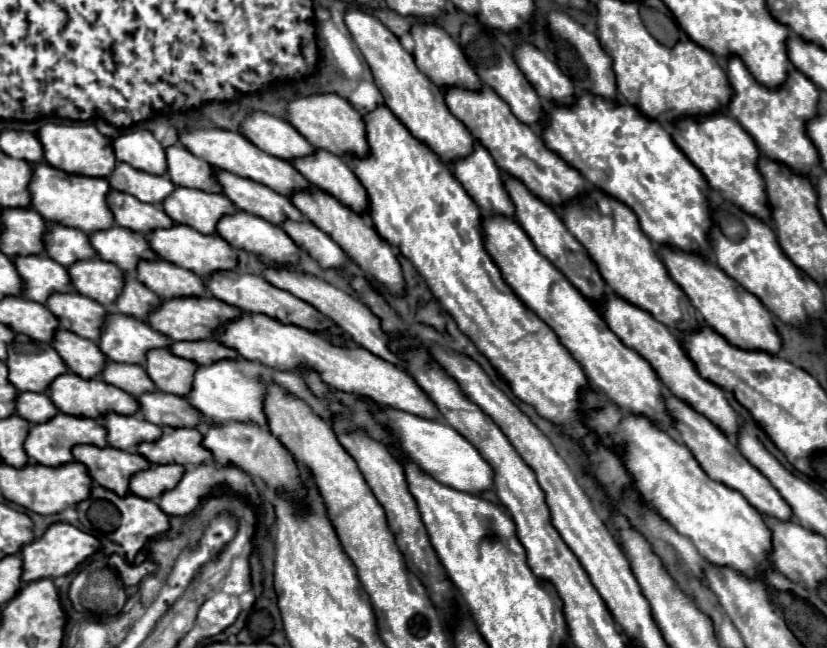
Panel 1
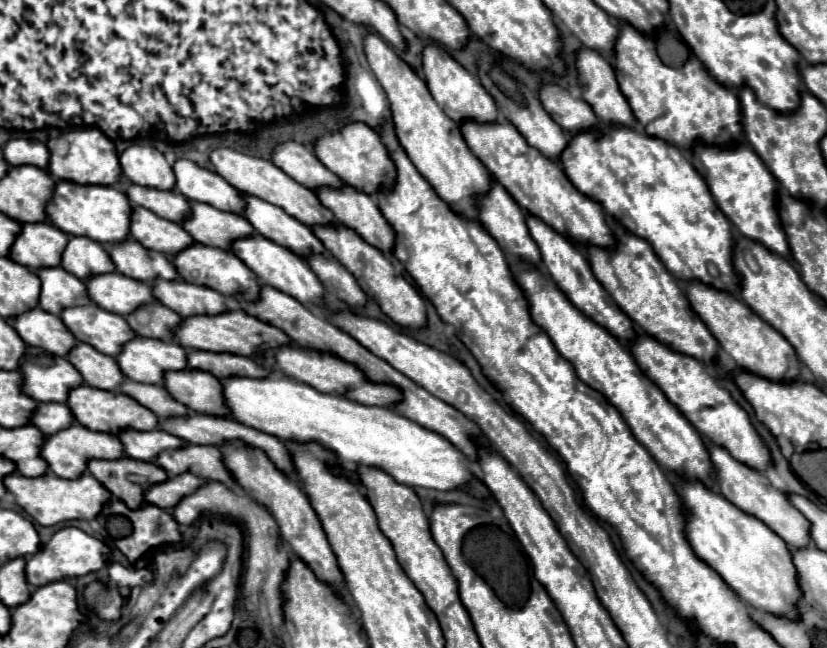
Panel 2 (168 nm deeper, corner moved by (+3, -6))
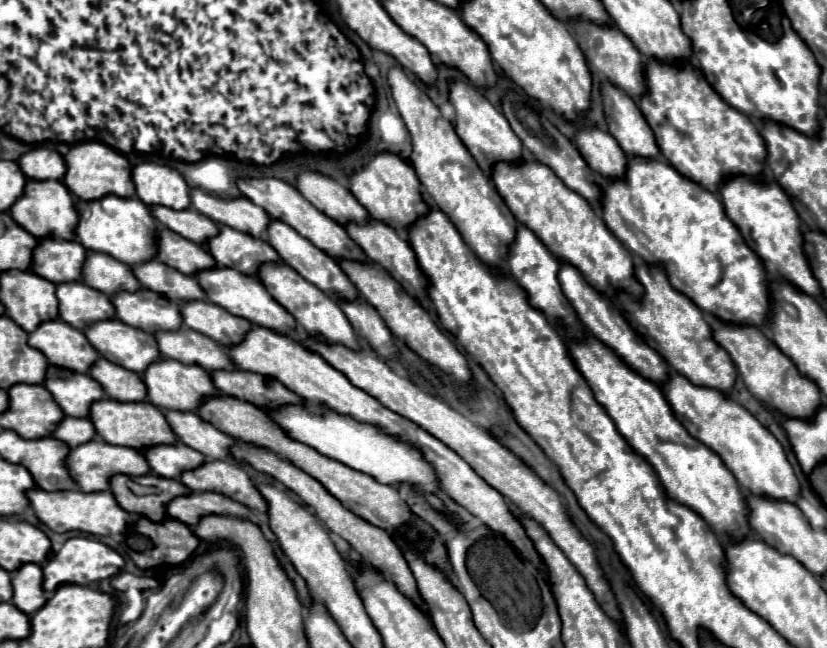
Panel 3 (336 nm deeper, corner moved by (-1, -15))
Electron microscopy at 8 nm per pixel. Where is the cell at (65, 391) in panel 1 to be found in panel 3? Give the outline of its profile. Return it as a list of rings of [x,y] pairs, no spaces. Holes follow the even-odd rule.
[[[99,400],[91,406],[89,418],[95,424],[97,434],[109,444],[145,450],[145,448],[153,448],[157,444],[175,444],[177,442],[177,436],[173,436],[173,430],[169,428],[169,422],[165,420],[165,414],[149,402],[133,404],[133,402],[117,402],[117,400]]]

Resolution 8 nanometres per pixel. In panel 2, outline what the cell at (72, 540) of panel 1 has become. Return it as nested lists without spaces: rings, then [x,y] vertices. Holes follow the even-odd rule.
[[[63,527],[49,539],[49,543],[43,549],[39,549],[35,555],[27,557],[25,575],[27,575],[29,585],[41,587],[45,583],[53,583],[53,581],[61,581],[67,577],[79,577],[79,575],[87,575],[91,571],[99,571],[109,561],[111,561],[111,549],[105,543],[83,533],[77,527]]]

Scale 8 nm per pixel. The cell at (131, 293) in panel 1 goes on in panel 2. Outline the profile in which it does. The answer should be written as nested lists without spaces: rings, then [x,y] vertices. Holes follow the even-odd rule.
[[[159,301],[137,307],[125,319],[129,327],[135,331],[135,335],[165,339],[165,341],[173,339],[173,327],[177,327],[177,323],[181,321],[181,317],[175,311],[161,305]]]

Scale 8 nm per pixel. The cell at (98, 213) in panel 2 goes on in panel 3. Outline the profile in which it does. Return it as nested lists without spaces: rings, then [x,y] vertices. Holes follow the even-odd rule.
[[[105,196],[93,202],[77,202],[79,224],[77,240],[93,252],[105,252],[129,266],[143,264],[157,256],[157,222],[151,214],[151,208],[145,206],[139,198],[119,198]]]

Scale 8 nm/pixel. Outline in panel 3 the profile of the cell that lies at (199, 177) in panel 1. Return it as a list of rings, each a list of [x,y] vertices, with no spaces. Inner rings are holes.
[[[191,190],[191,202],[197,212],[219,224],[229,224],[229,228],[237,228],[239,232],[249,232],[249,236],[263,238],[271,222],[271,216],[249,198],[223,200],[203,190]]]

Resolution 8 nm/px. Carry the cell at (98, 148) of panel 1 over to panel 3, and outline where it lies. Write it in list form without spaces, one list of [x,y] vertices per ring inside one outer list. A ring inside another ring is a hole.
[[[101,142],[75,144],[65,154],[65,162],[67,162],[67,174],[65,174],[63,182],[81,200],[99,200],[109,194],[115,194],[121,198],[135,196],[129,160],[123,154],[109,148],[107,144],[101,144]]]

